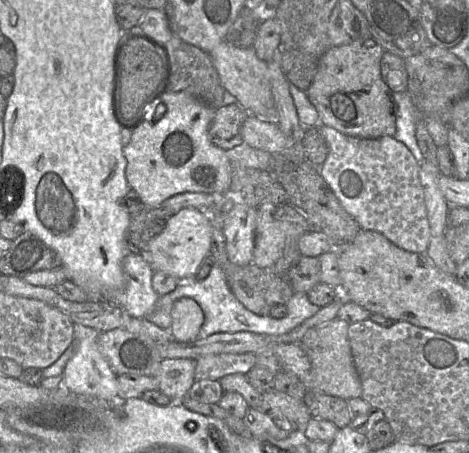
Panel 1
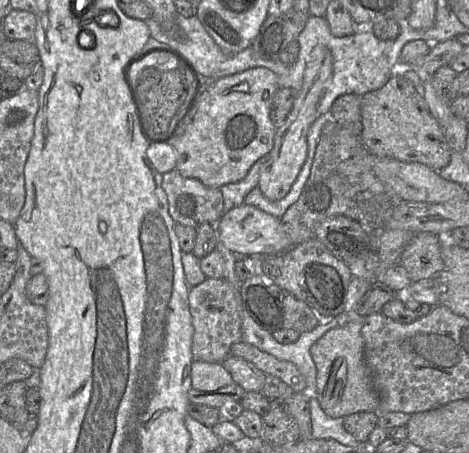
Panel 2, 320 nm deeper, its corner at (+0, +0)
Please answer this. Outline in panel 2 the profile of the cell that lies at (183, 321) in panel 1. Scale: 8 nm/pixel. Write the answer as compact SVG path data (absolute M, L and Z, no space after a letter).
M193 361L191 366L191 385L195 390L215 391L234 383L231 374L221 363Z

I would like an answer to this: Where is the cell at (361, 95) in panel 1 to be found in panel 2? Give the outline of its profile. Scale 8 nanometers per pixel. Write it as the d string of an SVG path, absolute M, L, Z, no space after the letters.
M394 74L382 88L361 96L361 121L363 129L359 138L376 156L401 162L420 163L437 173L451 161L452 151L445 139L444 130L431 114L424 97L416 91L409 80L400 74Z

